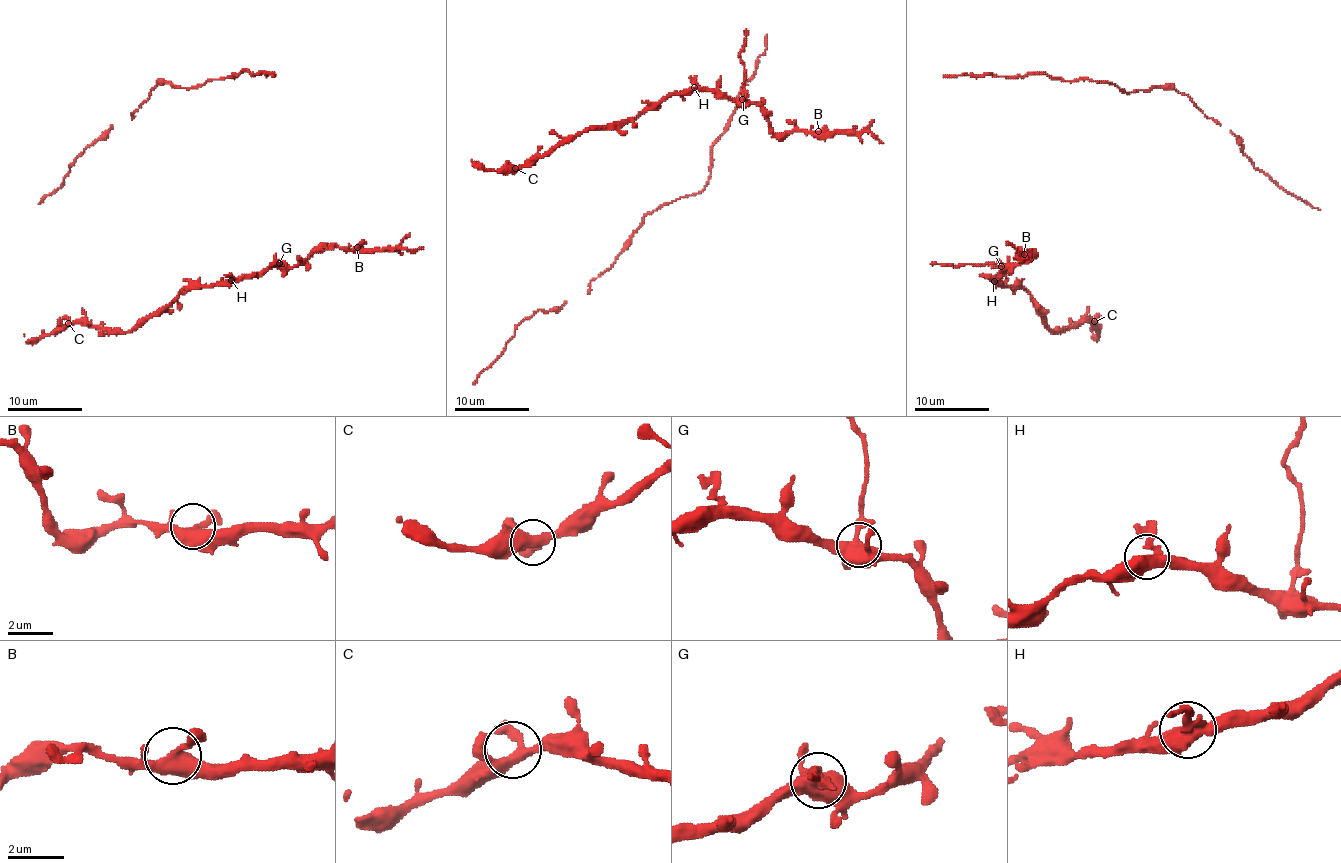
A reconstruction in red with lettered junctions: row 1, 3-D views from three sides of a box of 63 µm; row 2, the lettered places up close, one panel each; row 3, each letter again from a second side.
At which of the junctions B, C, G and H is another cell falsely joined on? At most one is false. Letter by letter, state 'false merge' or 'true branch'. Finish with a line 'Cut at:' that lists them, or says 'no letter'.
B: true branch
C: true branch
G: false merge
H: true branch
Cut at: G

